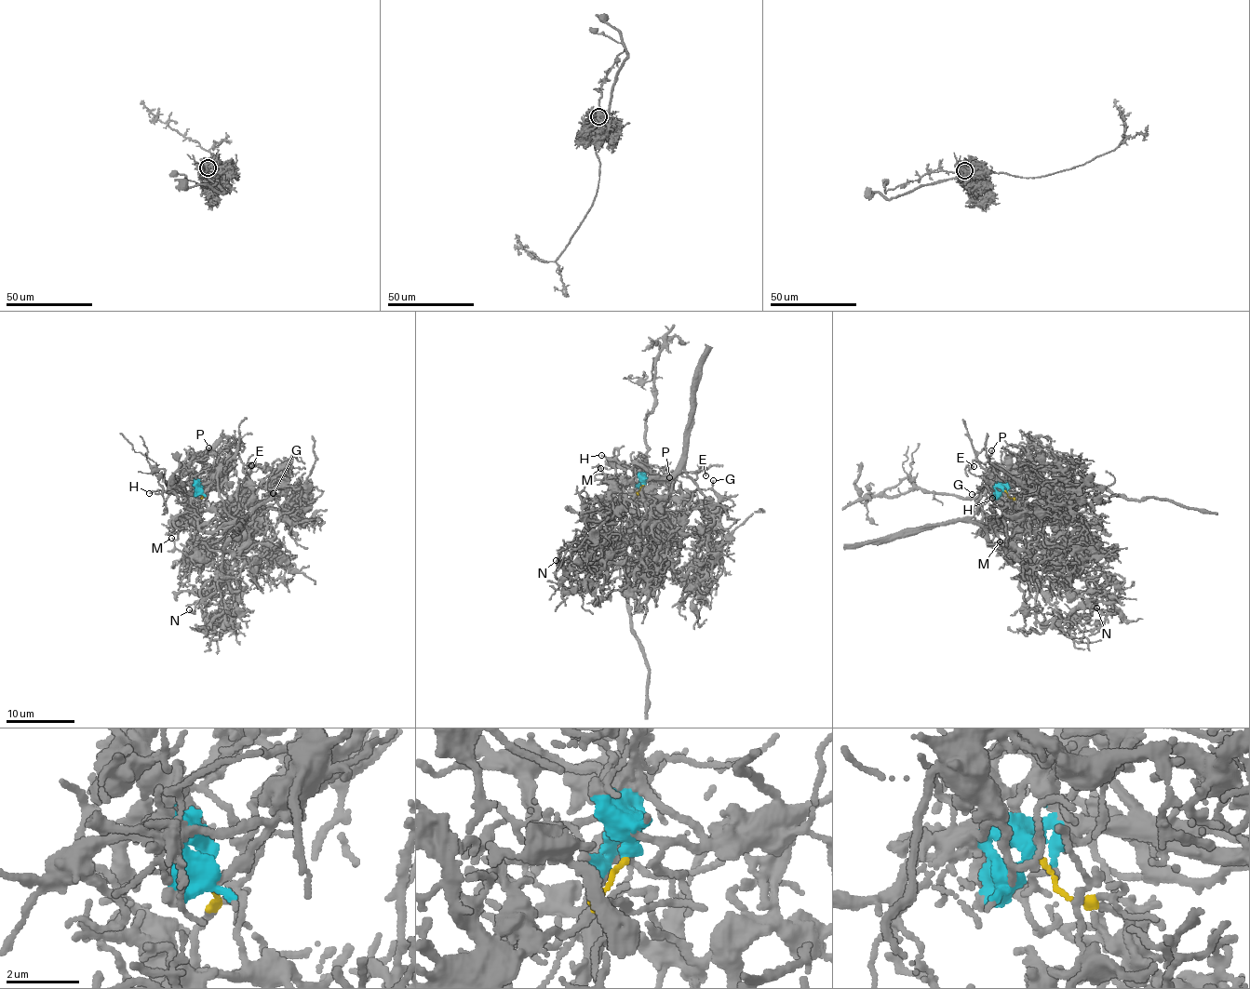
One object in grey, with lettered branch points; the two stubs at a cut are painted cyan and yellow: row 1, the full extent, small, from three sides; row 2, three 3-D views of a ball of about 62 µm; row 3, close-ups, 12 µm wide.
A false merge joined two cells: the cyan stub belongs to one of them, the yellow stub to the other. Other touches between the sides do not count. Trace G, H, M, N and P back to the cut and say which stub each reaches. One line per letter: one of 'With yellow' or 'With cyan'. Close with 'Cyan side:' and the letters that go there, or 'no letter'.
G: With yellow
H: With cyan
M: With yellow
N: With yellow
P: With cyan
Cyan side: H, P

